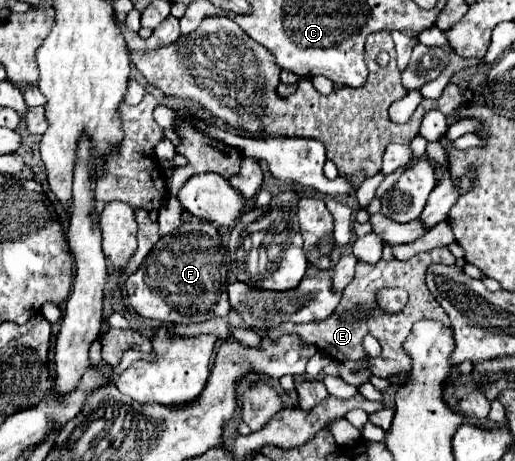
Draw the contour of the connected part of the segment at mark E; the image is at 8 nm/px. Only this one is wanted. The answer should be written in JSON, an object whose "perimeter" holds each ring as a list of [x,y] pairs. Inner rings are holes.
{"perimeter":[[[441,247],[441,249],[427,251],[427,253],[419,253],[419,255],[411,257],[409,261],[397,261],[397,259],[385,261],[385,259],[381,259],[375,265],[357,263],[353,281],[345,287],[341,303],[337,305],[335,313],[327,321],[311,321],[311,323],[301,323],[301,325],[281,323],[273,329],[259,329],[259,335],[275,341],[281,335],[295,333],[295,335],[299,335],[301,341],[315,345],[317,349],[321,349],[323,353],[327,353],[335,361],[367,361],[369,369],[375,369],[379,365],[379,373],[373,373],[375,377],[387,379],[393,373],[409,373],[411,359],[403,353],[403,341],[407,339],[411,325],[419,319],[433,319],[433,321],[443,321],[445,325],[449,325],[445,311],[435,301],[435,297],[431,297],[431,291],[425,285],[425,271],[431,263],[455,265],[455,257],[451,255],[451,251],[447,247]],[[385,287],[401,287],[409,293],[409,303],[405,305],[405,309],[401,313],[385,315],[377,307],[375,291],[385,289]],[[365,335],[373,335],[381,343],[379,357],[367,357],[367,353],[363,349],[363,337]]]}

